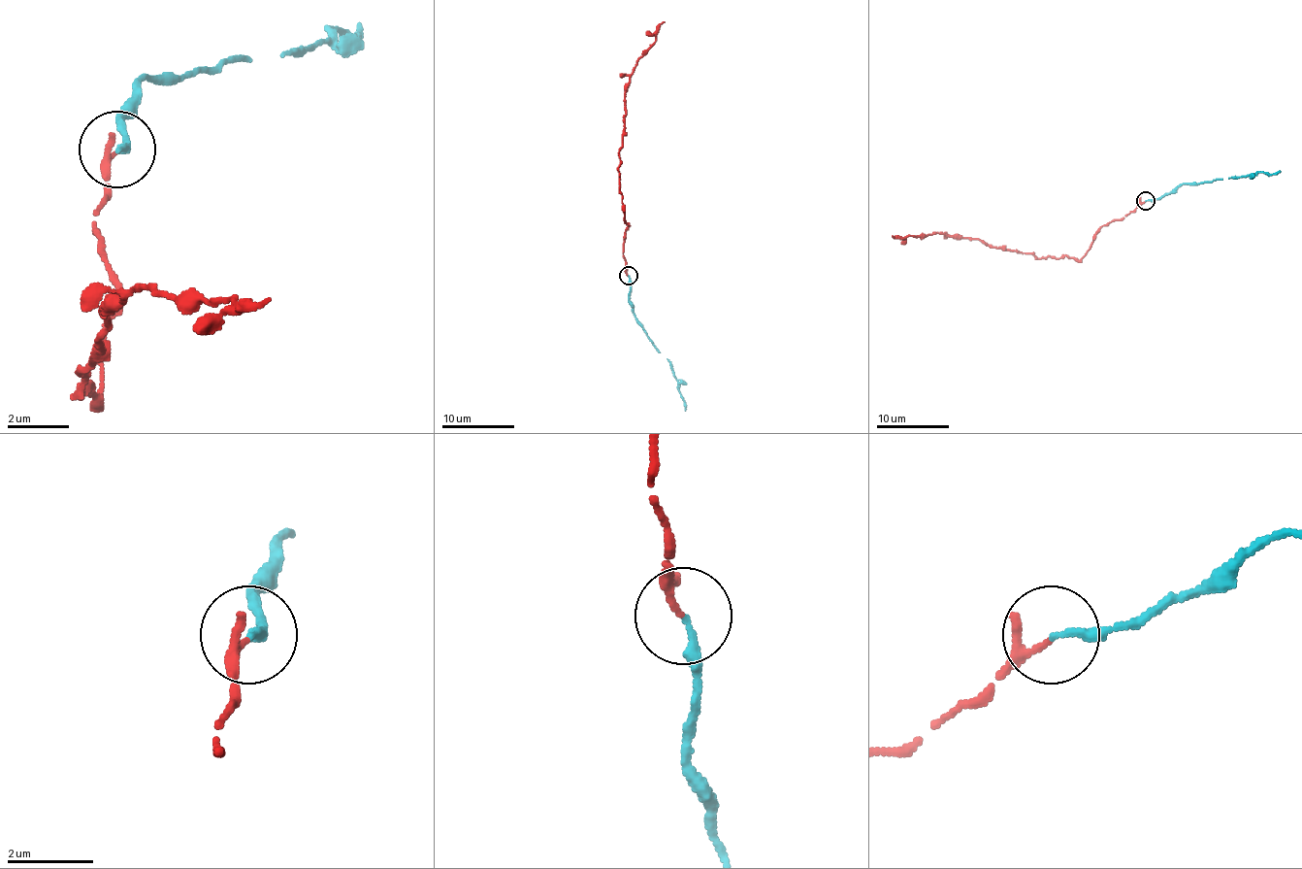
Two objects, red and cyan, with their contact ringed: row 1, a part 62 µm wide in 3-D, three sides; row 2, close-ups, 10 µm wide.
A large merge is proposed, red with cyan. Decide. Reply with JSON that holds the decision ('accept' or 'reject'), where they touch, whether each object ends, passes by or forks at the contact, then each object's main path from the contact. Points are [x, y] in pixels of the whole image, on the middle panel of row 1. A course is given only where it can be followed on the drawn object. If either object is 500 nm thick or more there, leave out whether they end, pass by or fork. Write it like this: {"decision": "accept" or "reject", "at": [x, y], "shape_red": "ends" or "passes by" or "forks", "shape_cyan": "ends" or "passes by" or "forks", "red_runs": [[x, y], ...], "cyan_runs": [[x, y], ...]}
{"decision": "accept", "at": [628, 276], "shape_red": "passes by", "shape_cyan": "ends", "red_runs": [[628, 276], [622, 254], [628, 225], [618, 165], [626, 83], [664, 22]], "cyan_runs": [[628, 276], [630, 305], [634, 319], [667, 359], [685, 410]]}

